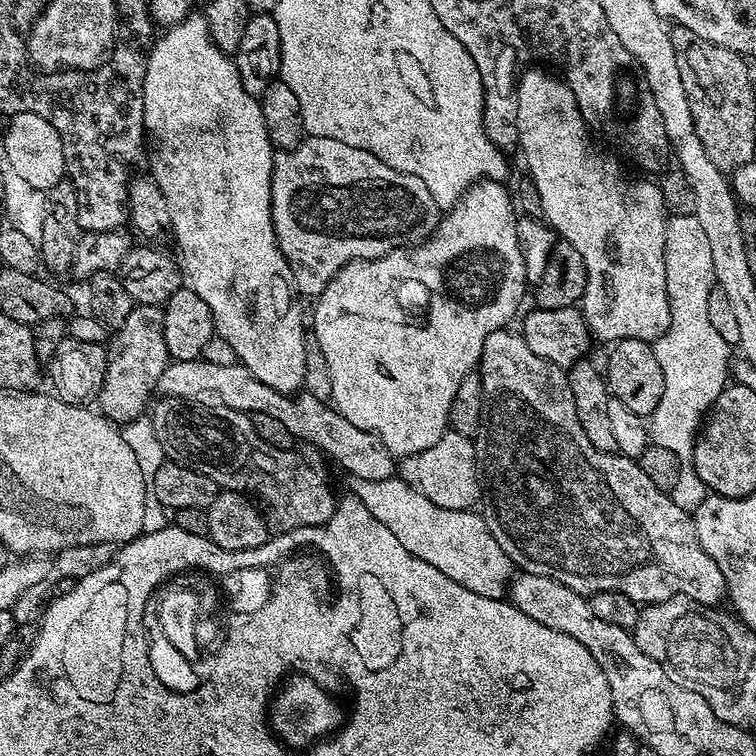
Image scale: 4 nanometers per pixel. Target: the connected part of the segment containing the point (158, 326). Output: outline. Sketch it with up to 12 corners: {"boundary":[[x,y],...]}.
{"boundary":[[133,306],[106,351],[98,411],[145,415],[170,363],[163,307]]}

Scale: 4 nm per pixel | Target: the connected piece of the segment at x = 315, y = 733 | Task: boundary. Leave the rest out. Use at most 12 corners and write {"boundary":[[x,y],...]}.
{"boundary":[[296,674],[273,695],[268,722],[289,749],[341,727],[319,679]]}

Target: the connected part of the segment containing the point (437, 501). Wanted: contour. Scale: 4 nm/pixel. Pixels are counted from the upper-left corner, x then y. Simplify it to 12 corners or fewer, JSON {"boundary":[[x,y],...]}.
{"boundary":[[445,431],[406,479],[446,510],[482,496],[473,437]]}

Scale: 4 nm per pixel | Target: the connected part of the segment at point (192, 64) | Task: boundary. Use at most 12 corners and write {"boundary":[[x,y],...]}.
{"boundary":[[198,12],[147,53],[150,175],[187,287],[303,389],[257,97]]}

